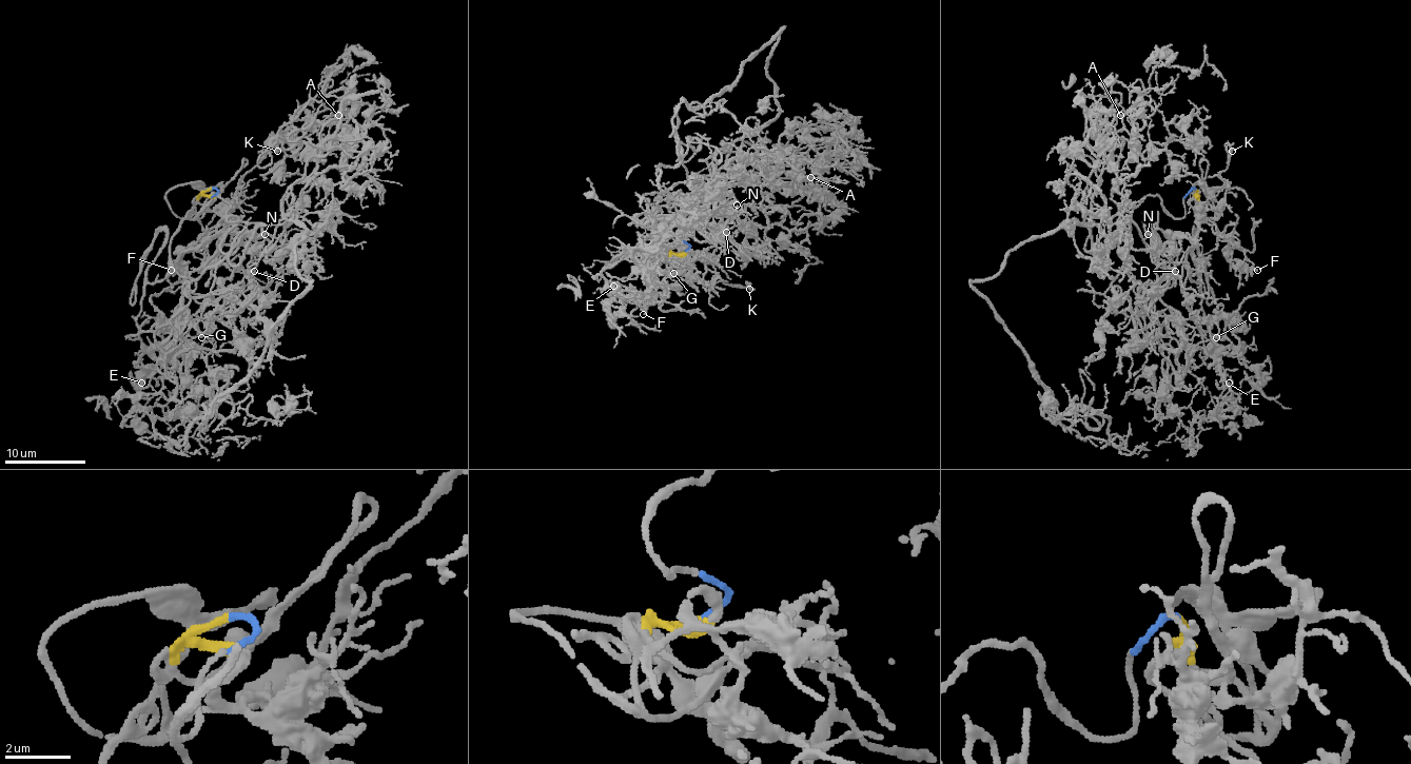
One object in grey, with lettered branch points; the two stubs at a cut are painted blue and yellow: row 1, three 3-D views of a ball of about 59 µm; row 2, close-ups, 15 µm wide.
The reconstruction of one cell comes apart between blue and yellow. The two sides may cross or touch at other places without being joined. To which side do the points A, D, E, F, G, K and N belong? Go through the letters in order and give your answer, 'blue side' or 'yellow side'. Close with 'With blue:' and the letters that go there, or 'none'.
A: blue side
D: blue side
E: blue side
F: yellow side
G: blue side
K: yellow side
N: blue side
With blue: A, D, E, G, N

